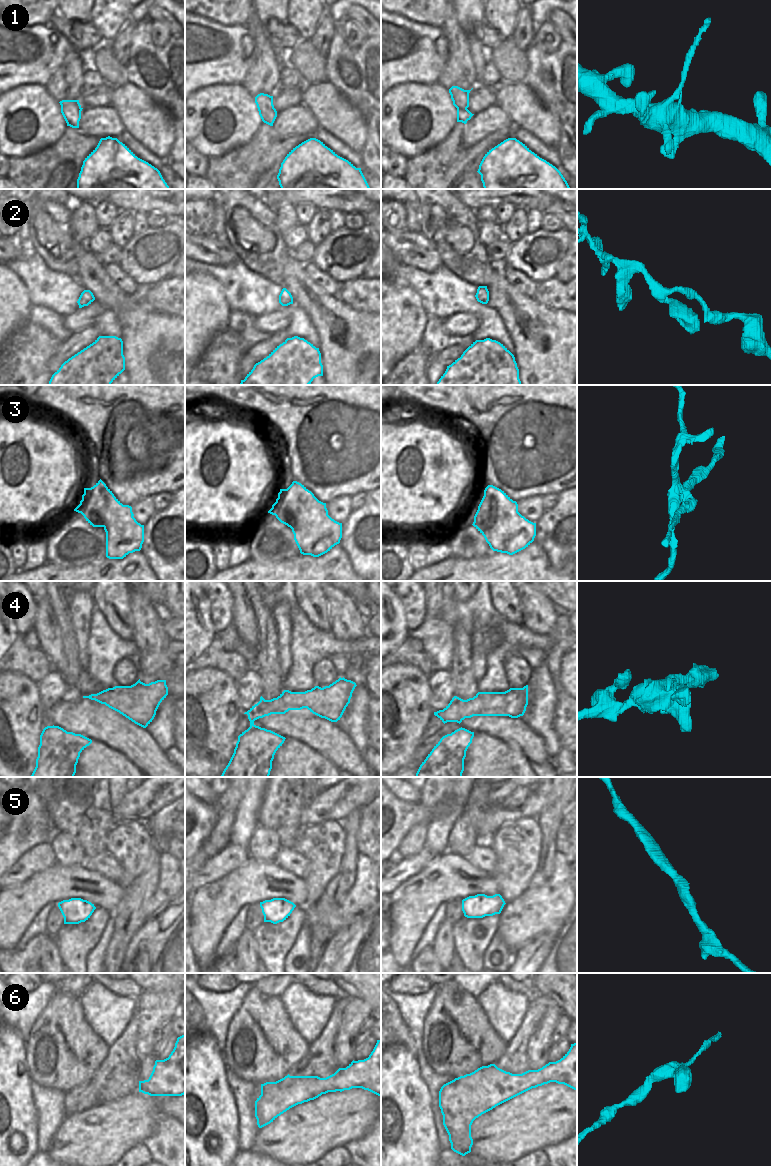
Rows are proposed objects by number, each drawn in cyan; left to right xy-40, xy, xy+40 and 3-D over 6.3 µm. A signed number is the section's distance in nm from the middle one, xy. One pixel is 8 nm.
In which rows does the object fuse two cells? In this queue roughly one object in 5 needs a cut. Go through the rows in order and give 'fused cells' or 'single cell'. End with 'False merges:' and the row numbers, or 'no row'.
1: fused cells
2: single cell
3: fused cells
4: single cell
5: single cell
6: single cell
False merges: 1, 3

